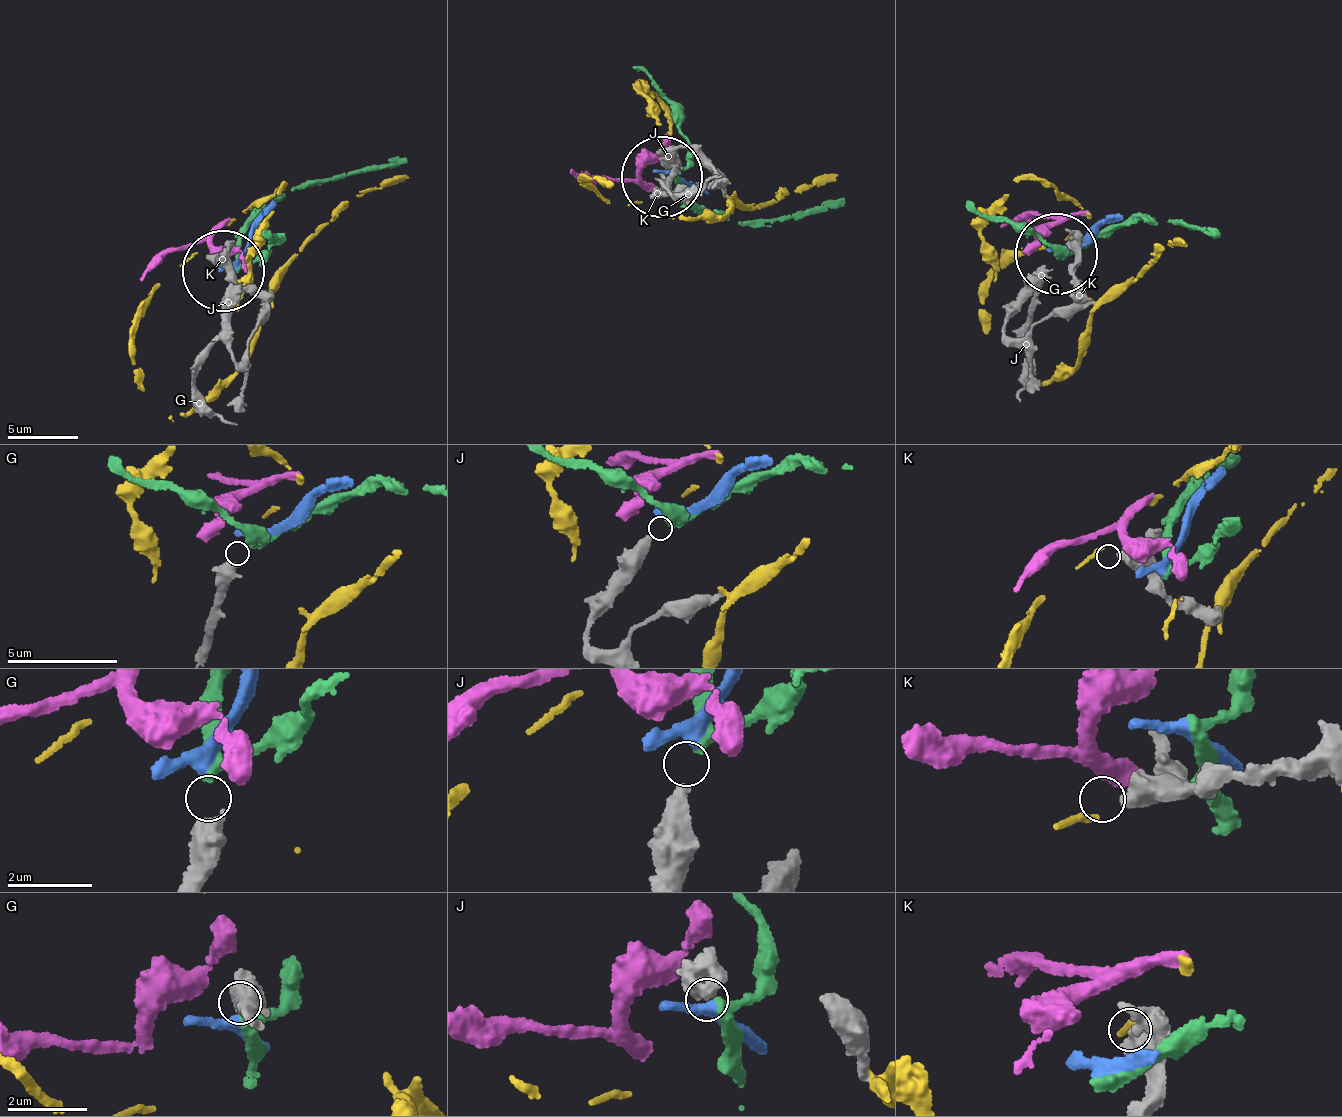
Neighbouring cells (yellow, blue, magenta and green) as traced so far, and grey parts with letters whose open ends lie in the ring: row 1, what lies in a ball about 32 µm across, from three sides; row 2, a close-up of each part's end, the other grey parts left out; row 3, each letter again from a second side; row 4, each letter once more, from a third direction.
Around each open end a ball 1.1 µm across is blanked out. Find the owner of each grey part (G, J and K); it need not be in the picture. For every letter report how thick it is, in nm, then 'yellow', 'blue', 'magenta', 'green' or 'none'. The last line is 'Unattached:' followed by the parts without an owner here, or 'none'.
G: 600 nm | green
J: 400 nm | blue
K: 550 nm | none
Unattached: K

